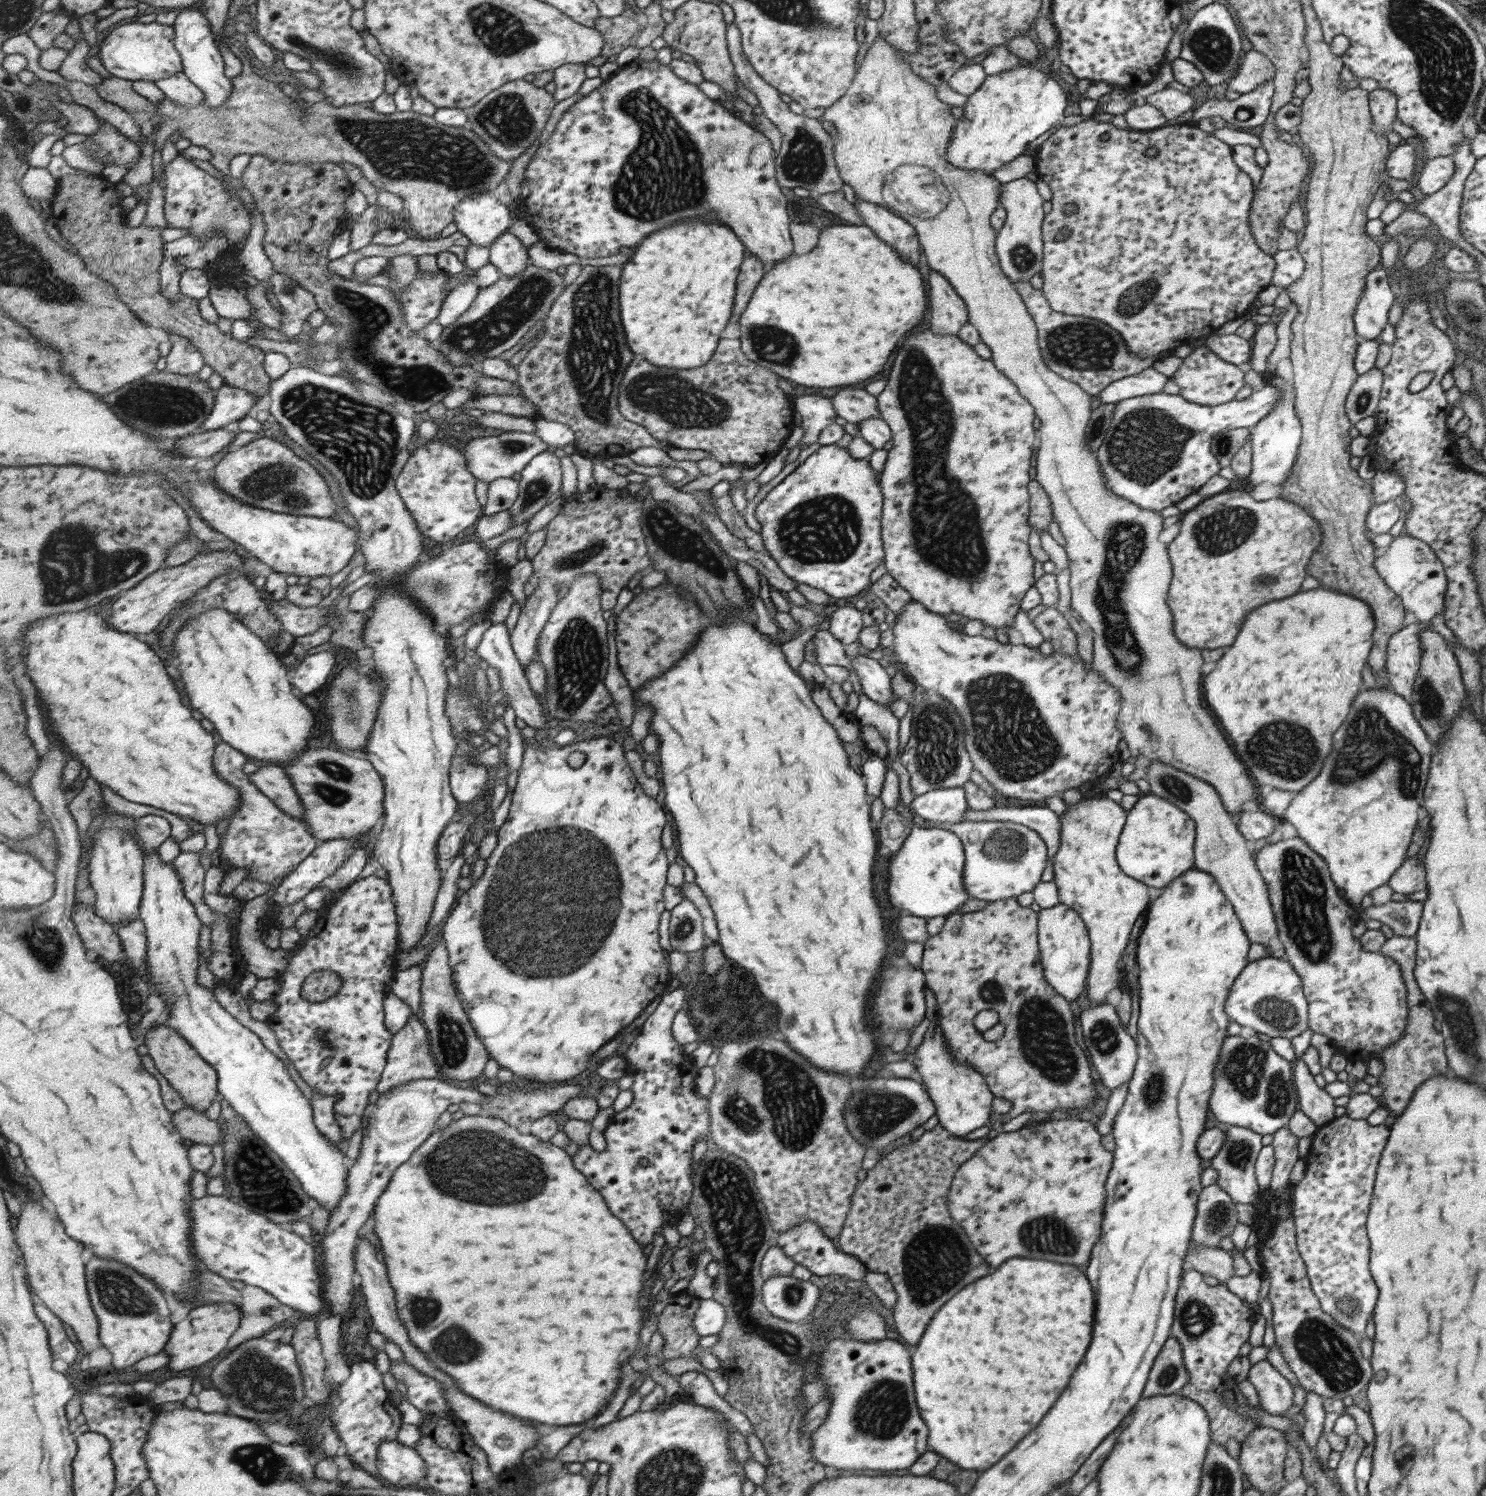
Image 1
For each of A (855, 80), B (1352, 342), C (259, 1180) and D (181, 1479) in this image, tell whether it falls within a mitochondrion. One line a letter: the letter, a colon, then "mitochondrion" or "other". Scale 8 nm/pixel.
A: other
B: other
C: mitochondrion
D: other

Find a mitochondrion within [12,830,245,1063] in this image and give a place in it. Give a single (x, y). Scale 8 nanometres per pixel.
(50, 958)

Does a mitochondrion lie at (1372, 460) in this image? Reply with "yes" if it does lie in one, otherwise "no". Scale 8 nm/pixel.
no

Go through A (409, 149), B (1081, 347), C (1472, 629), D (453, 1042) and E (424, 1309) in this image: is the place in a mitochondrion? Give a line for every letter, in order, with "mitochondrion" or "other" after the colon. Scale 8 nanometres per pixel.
A: mitochondrion
B: mitochondrion
C: other
D: mitochondrion
E: mitochondrion

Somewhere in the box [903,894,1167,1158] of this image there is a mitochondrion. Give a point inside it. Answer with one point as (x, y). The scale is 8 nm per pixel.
(1042, 1037)

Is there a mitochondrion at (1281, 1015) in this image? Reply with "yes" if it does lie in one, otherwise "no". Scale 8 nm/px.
yes

